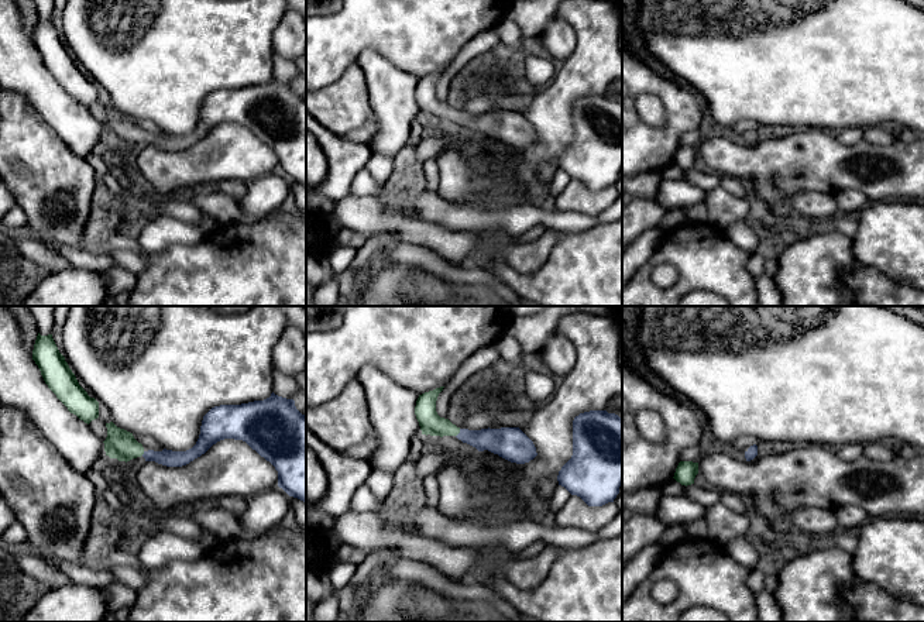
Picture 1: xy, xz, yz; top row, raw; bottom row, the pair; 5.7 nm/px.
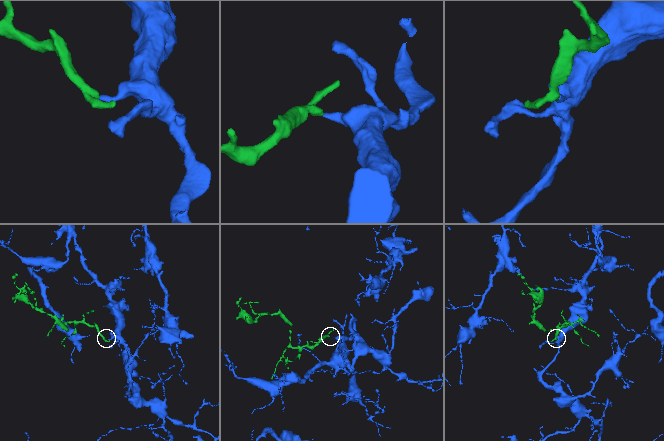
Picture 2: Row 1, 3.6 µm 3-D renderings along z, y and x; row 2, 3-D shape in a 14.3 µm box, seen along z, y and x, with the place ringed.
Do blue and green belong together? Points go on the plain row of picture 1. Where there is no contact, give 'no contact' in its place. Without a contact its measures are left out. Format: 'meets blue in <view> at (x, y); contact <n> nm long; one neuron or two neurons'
meets blue in xz at (459, 117); contact 50 nm long; one neuron

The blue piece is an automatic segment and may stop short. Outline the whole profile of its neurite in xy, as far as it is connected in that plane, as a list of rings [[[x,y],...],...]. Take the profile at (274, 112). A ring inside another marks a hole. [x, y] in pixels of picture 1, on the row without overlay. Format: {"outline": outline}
{"outline": [[[272,76],[264,85],[214,90],[203,100],[196,128],[186,135],[166,133],[162,135],[145,135],[142,128],[134,123],[133,117],[117,111],[113,106],[106,107],[106,111],[107,121],[103,127],[106,140],[110,142],[127,147],[142,140],[145,145],[155,145],[166,151],[186,150],[220,124],[243,124],[275,151],[279,172],[289,181],[306,186],[306,100],[296,93],[293,83],[286,83]]]}

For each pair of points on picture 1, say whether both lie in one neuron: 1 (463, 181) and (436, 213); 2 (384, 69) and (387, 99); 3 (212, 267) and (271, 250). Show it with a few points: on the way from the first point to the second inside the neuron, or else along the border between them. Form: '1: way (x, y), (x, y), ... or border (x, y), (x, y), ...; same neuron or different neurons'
1: border (435, 192), (450, 203); different neurons
2: way (384, 76), (387, 92); same neuron
3: way (226, 267), (254, 267), (257, 264); same neuron

